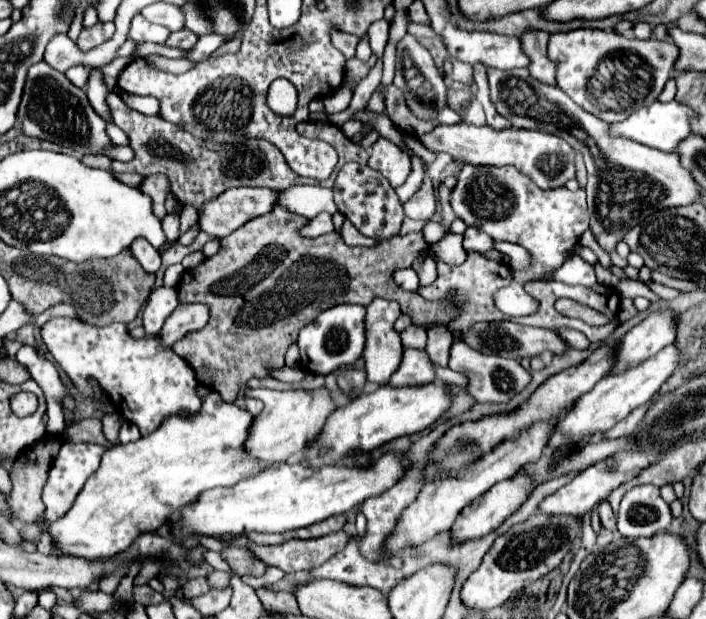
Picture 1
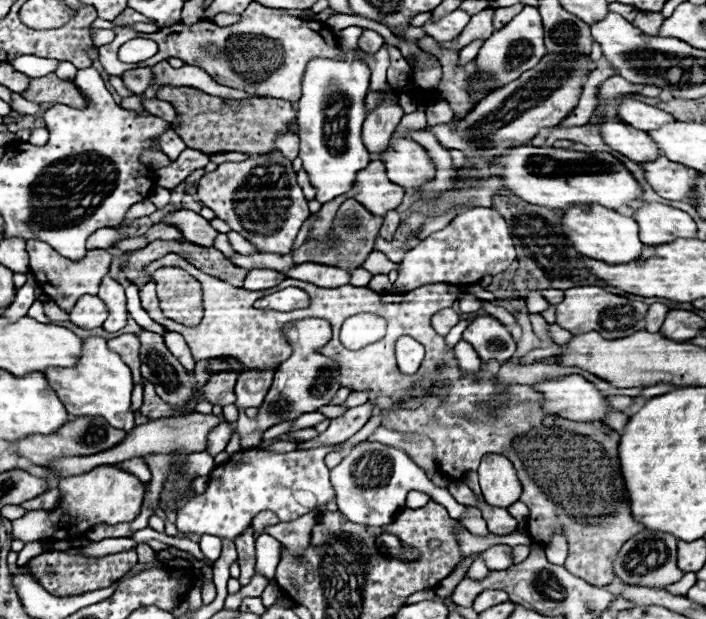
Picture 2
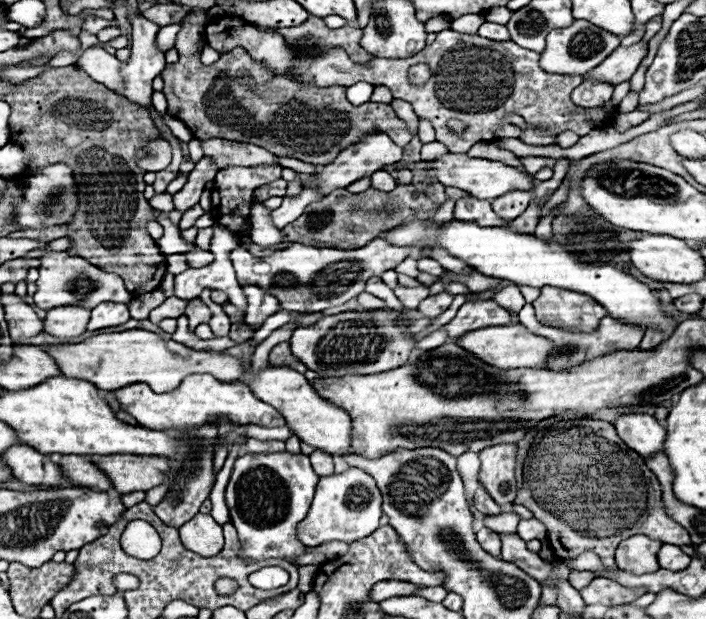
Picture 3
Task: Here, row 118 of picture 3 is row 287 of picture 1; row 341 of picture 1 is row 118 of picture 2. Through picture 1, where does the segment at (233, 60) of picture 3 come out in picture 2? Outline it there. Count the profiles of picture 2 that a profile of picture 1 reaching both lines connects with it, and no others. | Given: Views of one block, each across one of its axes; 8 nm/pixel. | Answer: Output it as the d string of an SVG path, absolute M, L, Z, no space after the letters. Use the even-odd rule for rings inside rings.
M160 86L156 92L156 98L164 98L170 102L180 118L180 124L174 128L178 136L184 140L188 148L196 148L206 154L218 154L218 152L244 152L244 154L268 154L274 150L274 140L278 134L286 132L290 122L296 120L296 112L292 108L292 102L278 100L278 98L244 98L244 100L228 100L220 96L210 96L202 90L188 88L188 86Z

